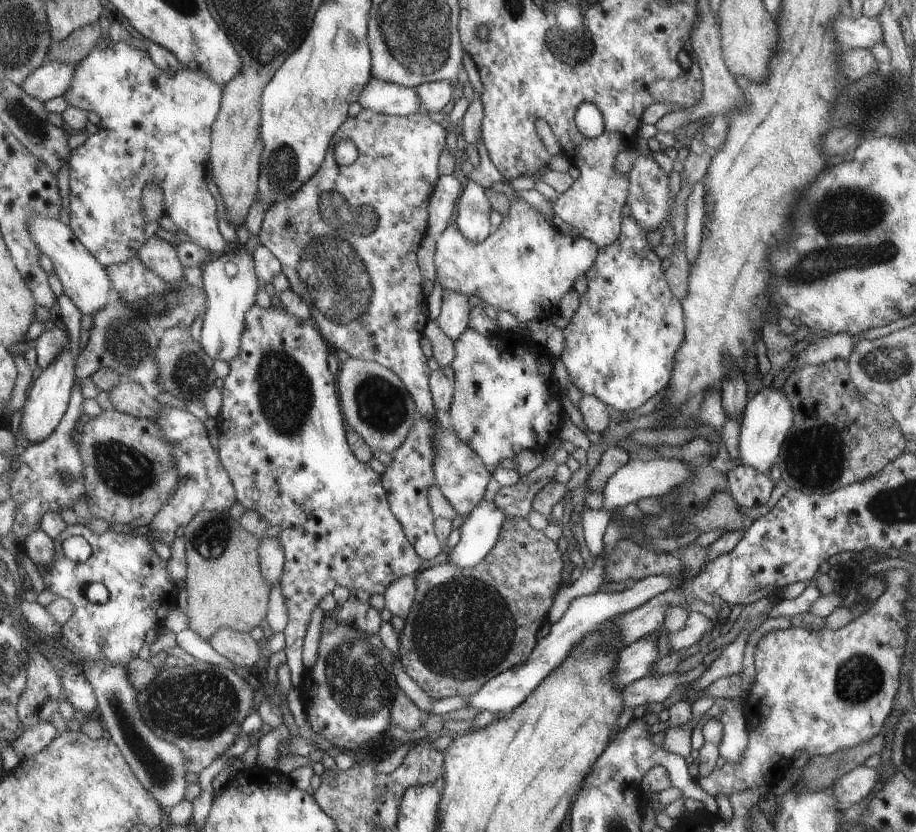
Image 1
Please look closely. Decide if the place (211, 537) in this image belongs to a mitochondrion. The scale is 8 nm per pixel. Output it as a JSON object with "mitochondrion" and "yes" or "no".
{"mitochondrion":"yes"}

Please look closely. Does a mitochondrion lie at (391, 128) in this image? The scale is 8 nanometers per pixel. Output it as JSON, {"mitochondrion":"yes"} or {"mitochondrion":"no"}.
{"mitochondrion":"no"}

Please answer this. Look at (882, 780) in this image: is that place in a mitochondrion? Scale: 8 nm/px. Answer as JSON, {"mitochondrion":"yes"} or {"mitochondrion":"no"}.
{"mitochondrion":"no"}

